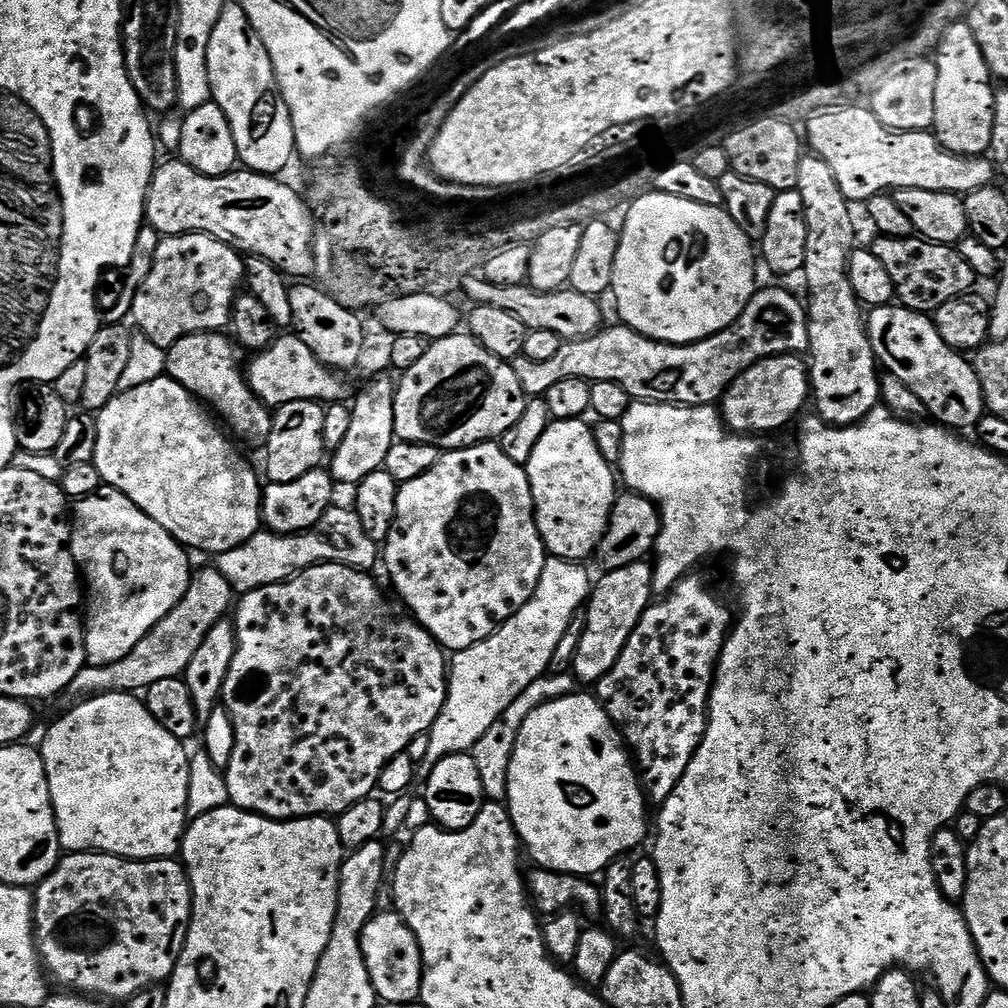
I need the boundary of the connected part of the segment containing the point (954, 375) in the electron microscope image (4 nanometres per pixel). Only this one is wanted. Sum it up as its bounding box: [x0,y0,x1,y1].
[866,303,986,430]

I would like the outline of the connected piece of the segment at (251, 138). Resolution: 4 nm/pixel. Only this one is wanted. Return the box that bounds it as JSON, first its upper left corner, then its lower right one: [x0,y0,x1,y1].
[206,2,297,176]

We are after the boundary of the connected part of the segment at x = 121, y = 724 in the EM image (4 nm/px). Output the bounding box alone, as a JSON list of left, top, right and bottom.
[38,692,190,860]

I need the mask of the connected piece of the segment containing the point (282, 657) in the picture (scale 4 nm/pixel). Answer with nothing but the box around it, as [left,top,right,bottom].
[222,564,448,820]

